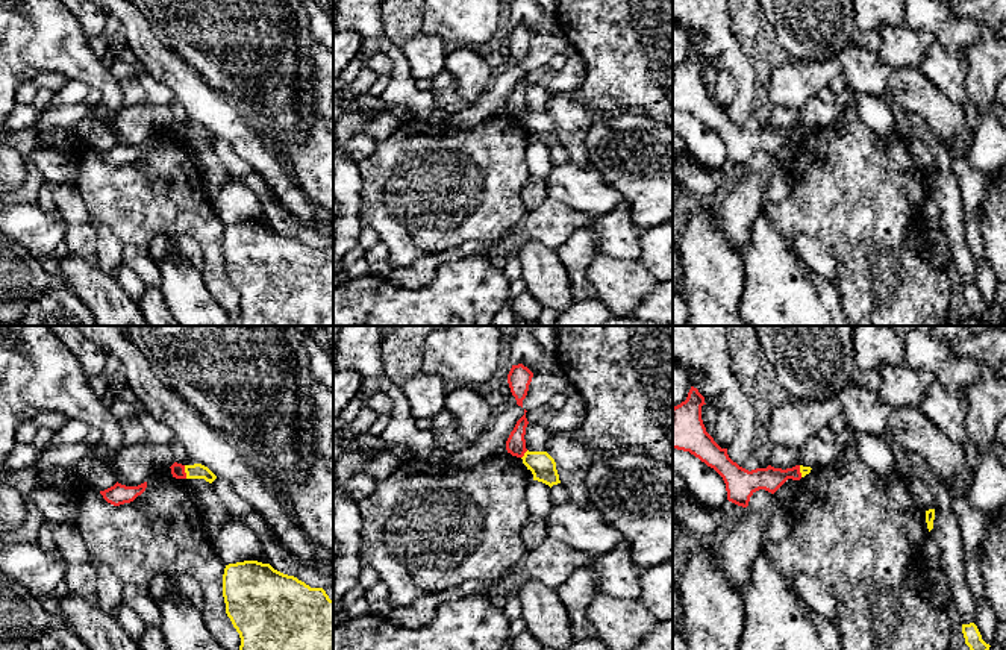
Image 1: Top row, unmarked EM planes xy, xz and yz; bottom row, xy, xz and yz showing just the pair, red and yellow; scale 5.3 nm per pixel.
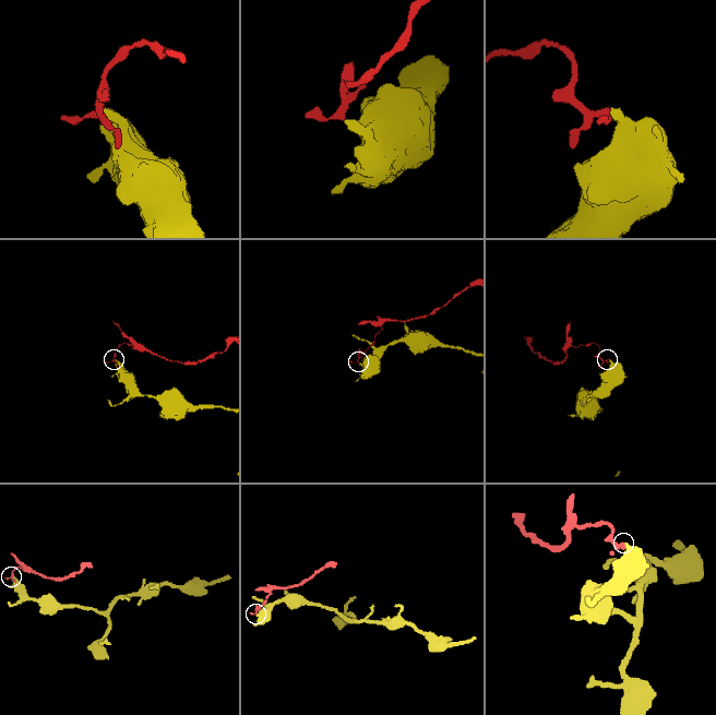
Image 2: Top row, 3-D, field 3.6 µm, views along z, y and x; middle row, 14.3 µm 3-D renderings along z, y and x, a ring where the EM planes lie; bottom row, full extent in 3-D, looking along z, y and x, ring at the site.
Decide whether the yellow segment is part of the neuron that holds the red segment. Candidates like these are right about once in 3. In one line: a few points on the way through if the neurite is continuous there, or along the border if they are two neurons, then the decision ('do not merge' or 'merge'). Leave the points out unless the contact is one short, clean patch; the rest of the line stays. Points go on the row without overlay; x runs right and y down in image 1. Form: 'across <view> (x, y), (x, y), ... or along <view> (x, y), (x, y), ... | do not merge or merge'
along xy (184, 126), (187, 138) | do not merge

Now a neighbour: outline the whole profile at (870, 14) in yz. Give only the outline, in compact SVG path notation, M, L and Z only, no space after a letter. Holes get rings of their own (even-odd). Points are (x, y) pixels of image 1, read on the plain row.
M853 0L853 8L862 32L906 24L904 0Z

